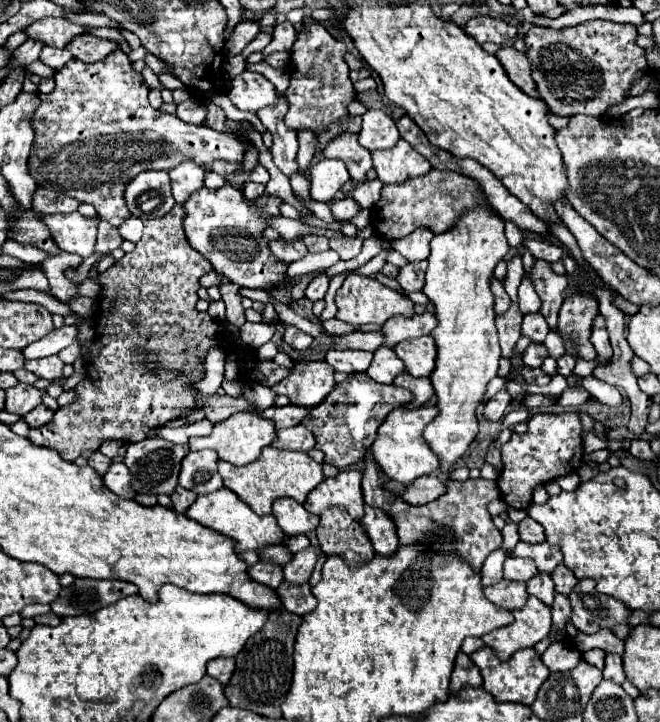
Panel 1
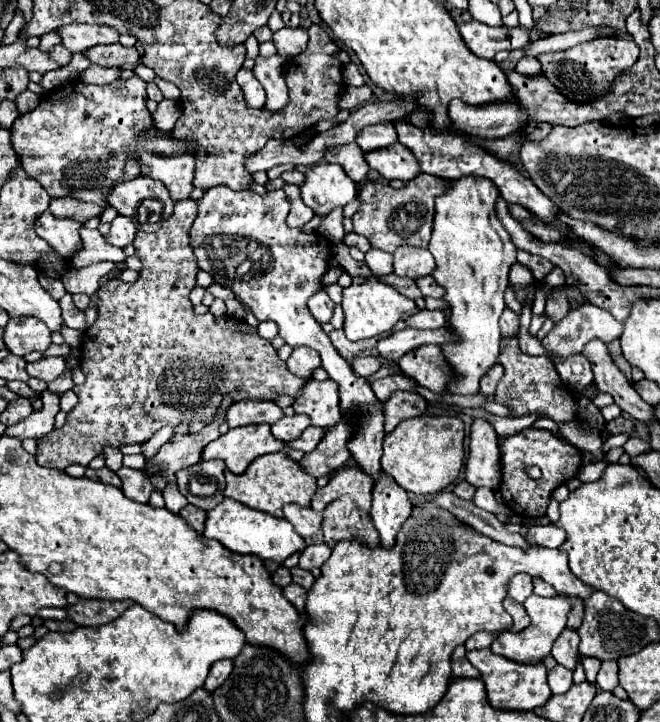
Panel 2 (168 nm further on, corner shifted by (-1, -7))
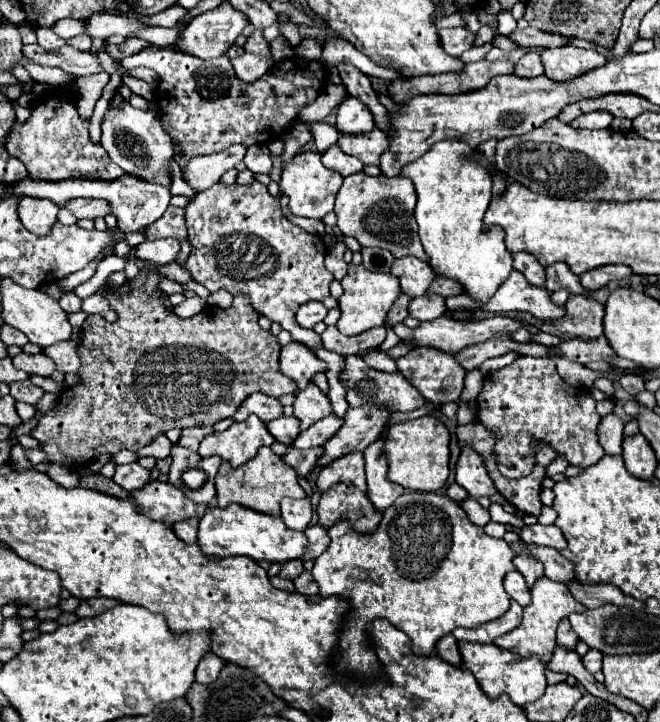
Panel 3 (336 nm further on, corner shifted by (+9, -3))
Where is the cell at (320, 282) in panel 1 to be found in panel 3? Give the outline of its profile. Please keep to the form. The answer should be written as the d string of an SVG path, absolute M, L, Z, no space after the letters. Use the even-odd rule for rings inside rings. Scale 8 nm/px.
M309 302L303 304L297 312L295 312L295 322L301 328L313 328L317 322L321 322L327 316L327 308L321 302Z

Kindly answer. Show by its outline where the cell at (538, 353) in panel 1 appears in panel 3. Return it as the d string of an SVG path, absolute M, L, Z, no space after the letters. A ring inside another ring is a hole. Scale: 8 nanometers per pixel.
M571 294L567 300L567 314L561 320L555 320L559 332L569 332L585 340L603 336L603 304L585 294Z

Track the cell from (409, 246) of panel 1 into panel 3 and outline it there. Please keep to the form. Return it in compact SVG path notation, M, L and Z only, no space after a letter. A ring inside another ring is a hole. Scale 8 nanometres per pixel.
M413 256L397 258L393 262L391 274L395 274L401 280L401 294L407 294L409 298L423 296L435 278L435 272L429 268L429 264Z

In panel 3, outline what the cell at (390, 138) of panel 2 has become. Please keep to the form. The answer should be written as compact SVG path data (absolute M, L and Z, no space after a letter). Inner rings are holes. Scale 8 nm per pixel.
M347 96L339 106L337 106L337 124L341 132L345 134L365 134L375 128L373 114L369 108L353 96Z

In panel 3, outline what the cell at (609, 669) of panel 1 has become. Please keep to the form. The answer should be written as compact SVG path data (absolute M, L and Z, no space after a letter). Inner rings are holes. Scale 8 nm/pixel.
M589 650L581 660L583 660L585 668L587 668L591 674L595 674L595 672L599 672L599 670L601 670L603 654L601 654L601 652L597 652L597 650Z

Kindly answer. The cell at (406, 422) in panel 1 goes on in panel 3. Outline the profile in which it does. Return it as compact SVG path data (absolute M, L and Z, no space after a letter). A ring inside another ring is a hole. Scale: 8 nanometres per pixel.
M435 416L399 422L387 430L385 456L389 460L389 480L401 484L405 490L435 492L449 478L449 430Z

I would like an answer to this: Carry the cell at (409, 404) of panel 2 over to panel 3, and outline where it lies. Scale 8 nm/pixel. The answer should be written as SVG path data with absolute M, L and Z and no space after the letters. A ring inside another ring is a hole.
M349 408L345 412L345 424L339 432L333 434L333 438L323 444L323 454L319 456L315 466L321 468L351 450L365 450L381 436L389 416L391 412L385 412L381 408Z

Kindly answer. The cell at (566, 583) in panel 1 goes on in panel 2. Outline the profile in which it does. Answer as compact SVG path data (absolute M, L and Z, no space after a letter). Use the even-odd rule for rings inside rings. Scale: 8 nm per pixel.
M567 596L567 598L573 602L573 608L571 608L571 612L569 612L569 622L567 622L567 626L577 630L577 626L581 624L581 618L583 618L583 600L581 600L581 598L575 598L575 596Z

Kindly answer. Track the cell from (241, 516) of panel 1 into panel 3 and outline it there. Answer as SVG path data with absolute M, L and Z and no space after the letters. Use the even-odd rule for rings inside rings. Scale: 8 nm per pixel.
M231 504L227 508L209 508L199 522L199 548L207 558L225 558L225 556L249 556L257 562L289 562L295 558L303 558L307 552L307 536L303 532L295 532L283 524L279 516L267 516L261 512L253 512L239 504Z

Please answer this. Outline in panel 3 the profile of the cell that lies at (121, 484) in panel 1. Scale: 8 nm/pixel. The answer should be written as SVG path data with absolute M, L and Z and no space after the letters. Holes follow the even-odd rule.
M131 462L125 466L115 466L113 480L127 492L133 492L151 482L151 472L147 468L143 468L139 462Z

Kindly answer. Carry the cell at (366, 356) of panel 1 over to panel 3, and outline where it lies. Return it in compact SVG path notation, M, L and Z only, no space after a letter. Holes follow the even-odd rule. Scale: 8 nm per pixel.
M369 350L363 354L363 360L375 368L375 370L383 370L383 372L397 372L397 364L395 360L387 354L387 352L381 352L381 350Z

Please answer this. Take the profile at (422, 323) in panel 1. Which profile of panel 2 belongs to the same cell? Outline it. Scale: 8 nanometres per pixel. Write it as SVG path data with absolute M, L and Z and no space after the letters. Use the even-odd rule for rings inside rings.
M421 310L413 316L409 316L405 320L407 328L417 328L417 330L437 330L445 326L445 314L441 310L429 312L429 310Z

